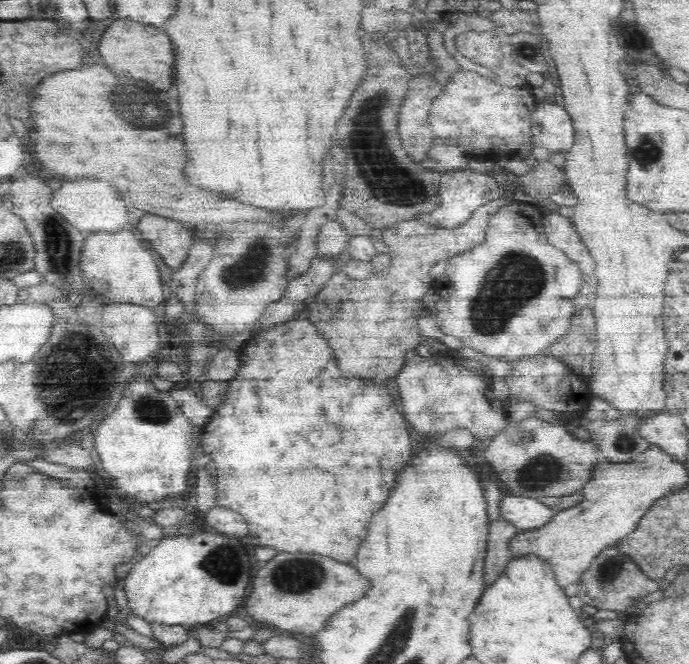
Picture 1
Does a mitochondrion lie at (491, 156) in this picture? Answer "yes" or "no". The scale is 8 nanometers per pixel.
no

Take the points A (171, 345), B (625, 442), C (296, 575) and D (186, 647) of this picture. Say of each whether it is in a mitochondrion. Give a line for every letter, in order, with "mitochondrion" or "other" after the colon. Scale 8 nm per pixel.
A: other
B: mitochondrion
C: mitochondrion
D: other

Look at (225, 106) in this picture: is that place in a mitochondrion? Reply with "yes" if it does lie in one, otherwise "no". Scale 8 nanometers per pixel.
no

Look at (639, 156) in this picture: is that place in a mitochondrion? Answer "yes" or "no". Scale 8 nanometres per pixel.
yes

